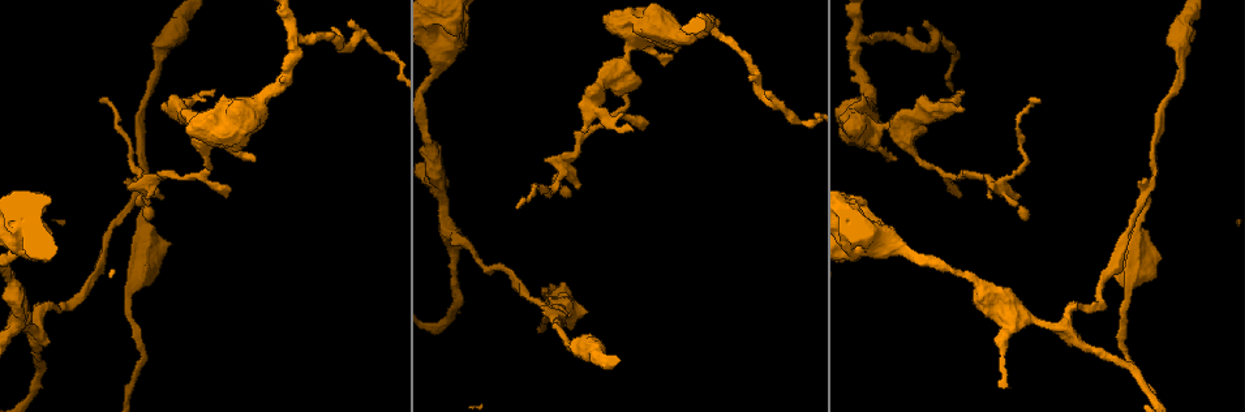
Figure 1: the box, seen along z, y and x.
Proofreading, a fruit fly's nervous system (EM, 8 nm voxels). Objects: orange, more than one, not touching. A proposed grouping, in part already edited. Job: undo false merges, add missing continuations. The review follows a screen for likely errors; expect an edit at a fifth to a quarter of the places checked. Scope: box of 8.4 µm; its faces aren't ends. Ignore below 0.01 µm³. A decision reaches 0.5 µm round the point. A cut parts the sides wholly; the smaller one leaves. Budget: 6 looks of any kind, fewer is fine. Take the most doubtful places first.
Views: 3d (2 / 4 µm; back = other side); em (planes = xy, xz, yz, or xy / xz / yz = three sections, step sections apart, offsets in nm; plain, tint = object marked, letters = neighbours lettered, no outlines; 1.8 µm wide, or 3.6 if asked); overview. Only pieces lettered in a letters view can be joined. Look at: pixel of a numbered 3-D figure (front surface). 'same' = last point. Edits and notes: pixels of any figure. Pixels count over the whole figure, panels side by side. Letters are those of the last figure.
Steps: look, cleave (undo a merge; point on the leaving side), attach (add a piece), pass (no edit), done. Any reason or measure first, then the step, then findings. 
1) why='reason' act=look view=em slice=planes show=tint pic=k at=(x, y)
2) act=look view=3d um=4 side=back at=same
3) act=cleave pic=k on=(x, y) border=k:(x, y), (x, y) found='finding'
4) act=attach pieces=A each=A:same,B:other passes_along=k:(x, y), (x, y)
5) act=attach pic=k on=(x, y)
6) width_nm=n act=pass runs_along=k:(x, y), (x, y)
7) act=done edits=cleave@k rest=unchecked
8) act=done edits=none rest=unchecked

why='arms part here' act=look view=em slice=xz step=16 show=tint pic=1 at=(562, 168)

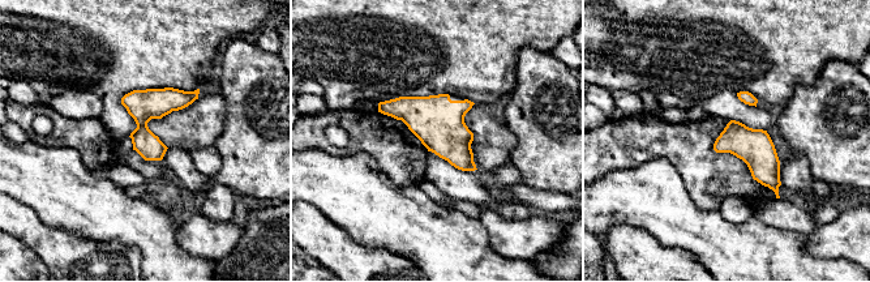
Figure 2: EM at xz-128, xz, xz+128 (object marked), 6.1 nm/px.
why='another direction' act=look view=em slice=planes show=letters at=same

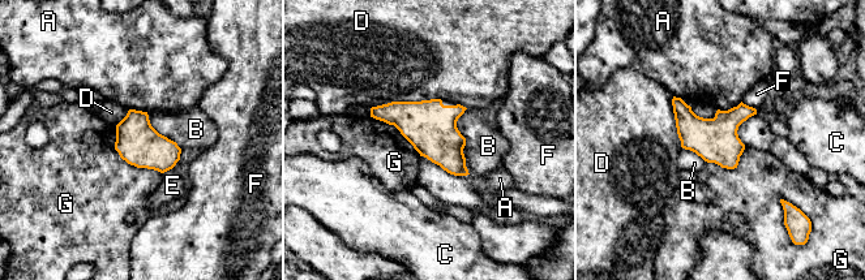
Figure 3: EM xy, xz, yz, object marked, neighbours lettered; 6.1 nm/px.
longest_contact=D:440nm act=pass each=A:other,B:other,C:other,D:other,E:other,F:other,G:other found='all the same cell'

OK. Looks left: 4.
act=look view=em slice=planes show=plain pic=1 at=(713, 27)

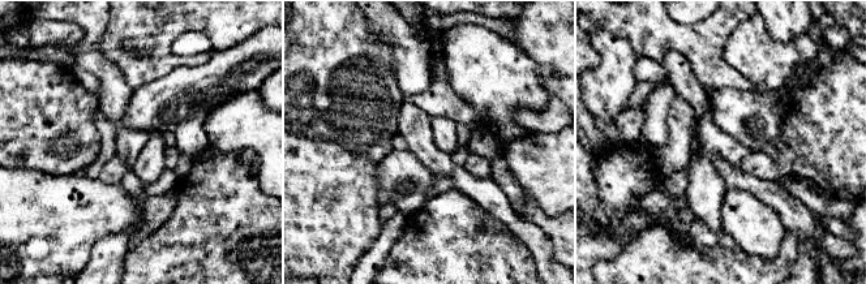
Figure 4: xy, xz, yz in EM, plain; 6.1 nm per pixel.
act=look view=em slice=planes show=letters at=same

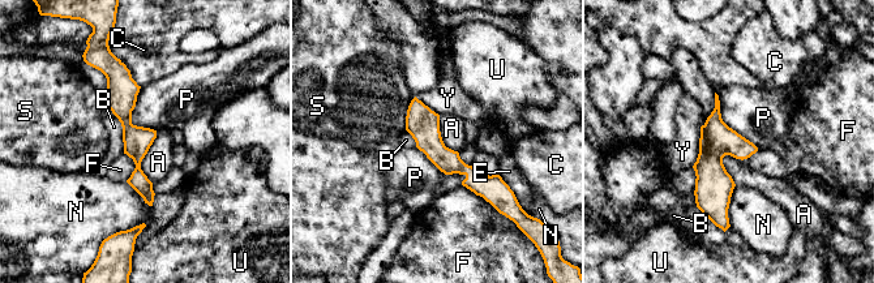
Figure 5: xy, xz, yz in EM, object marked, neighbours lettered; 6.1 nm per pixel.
act=pass each=A:other,B:other,C:other,E:other,F:other,N:other,P:other,S:other,U:other,Y:other runs_along=5:(118, 71), (149, 200) found='continuous, no second cell'

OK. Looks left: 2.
why='tapers out' act=look view=em slice=xz step=4 show=letters pic=1 at=(516, 207)

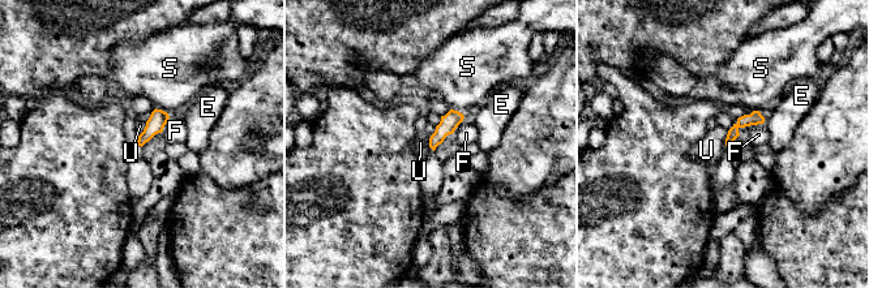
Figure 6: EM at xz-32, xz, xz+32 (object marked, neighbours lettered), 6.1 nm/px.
act=look view=em slice=planes show=letters at=same

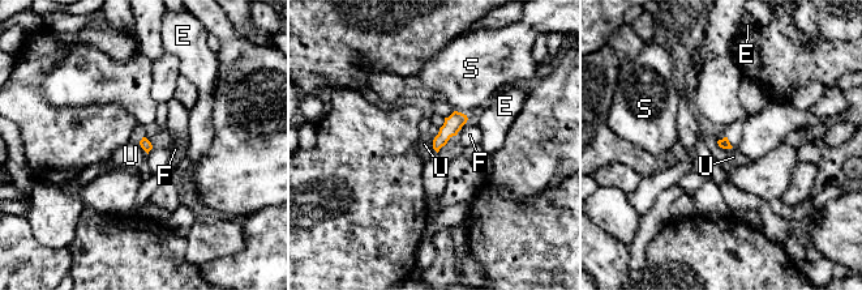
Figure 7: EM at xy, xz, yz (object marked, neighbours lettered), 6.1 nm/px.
longest_contact=F:130nm act=pass each=E:other,F:other,S:other,U:other border=7:(716, 141), (723, 148), (732, 148) found='none of them fits'

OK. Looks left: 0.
act=done edits=none rest=unchecked

